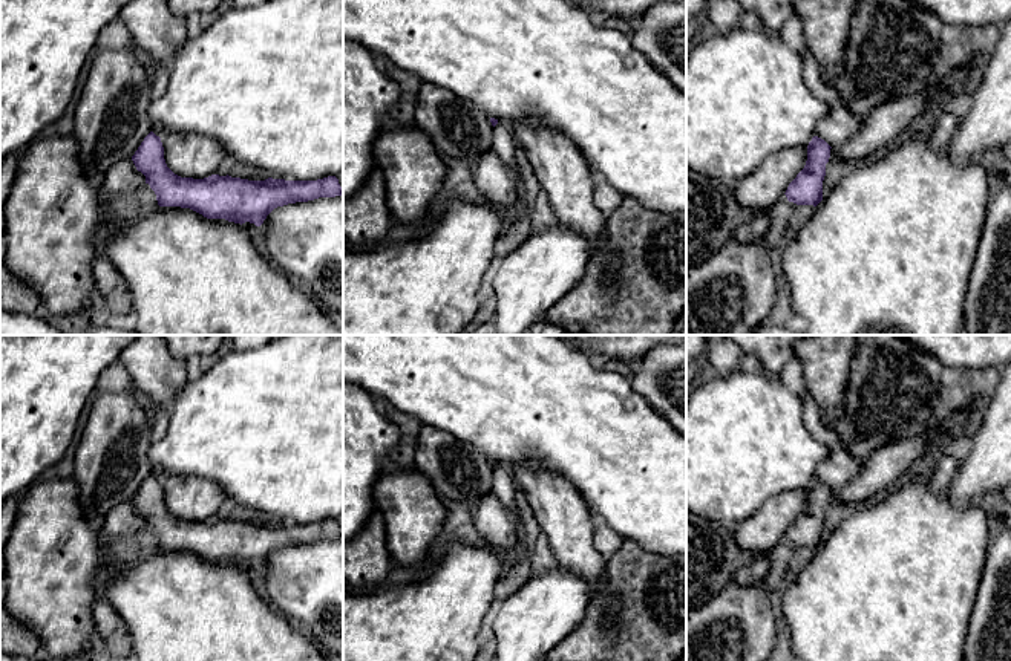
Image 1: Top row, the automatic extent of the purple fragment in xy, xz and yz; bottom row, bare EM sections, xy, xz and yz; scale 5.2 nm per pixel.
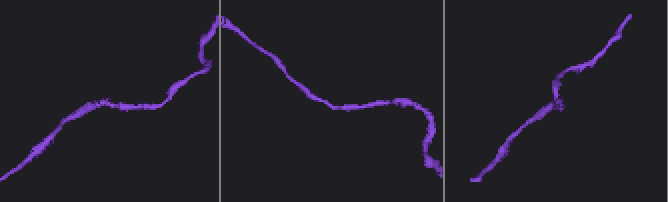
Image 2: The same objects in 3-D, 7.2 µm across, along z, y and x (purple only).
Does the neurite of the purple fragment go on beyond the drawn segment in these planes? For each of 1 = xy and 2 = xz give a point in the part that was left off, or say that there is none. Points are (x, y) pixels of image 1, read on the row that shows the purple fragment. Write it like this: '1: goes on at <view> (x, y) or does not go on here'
1: does not go on here
2: does not go on here

